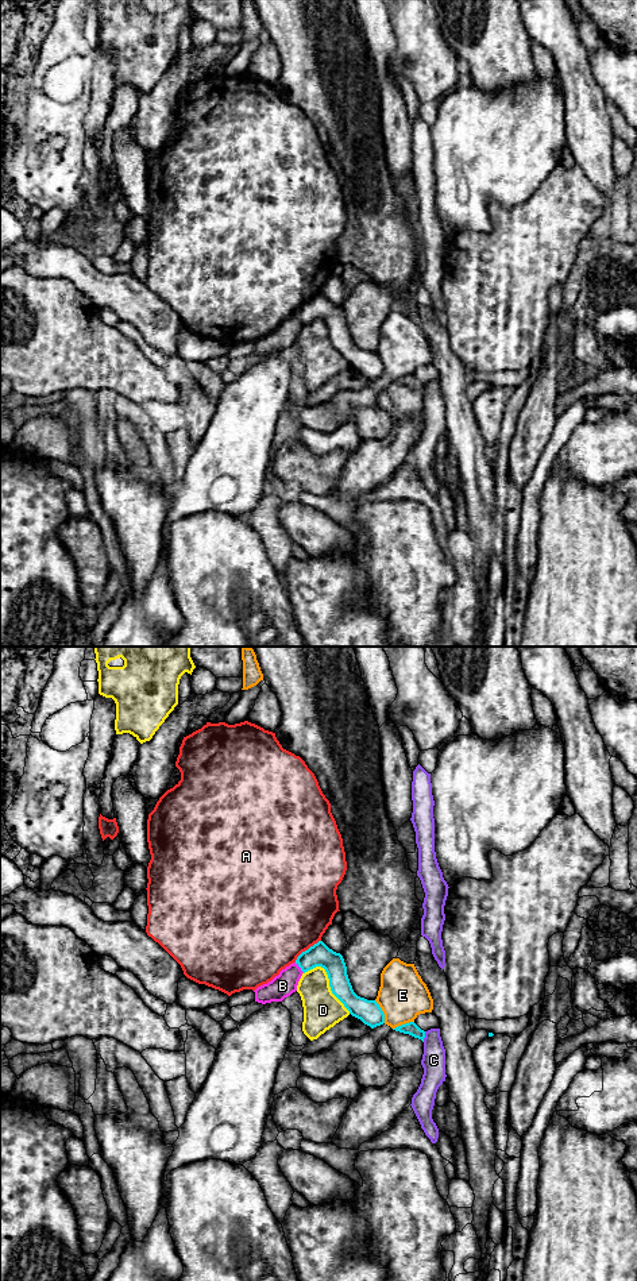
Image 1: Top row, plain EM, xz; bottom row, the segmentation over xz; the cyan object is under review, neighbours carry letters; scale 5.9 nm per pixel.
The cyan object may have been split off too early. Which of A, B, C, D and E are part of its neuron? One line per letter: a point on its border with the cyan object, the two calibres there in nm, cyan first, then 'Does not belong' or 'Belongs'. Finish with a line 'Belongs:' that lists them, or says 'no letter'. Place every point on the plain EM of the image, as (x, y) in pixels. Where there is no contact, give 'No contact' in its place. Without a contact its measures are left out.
A: Touches cyan at xz (308, 301). Thickness 140 nm (cyan) against 480 nm. Does not belong
B: Touches cyan at xz (300, 319). Thickness 140 nm (cyan) against 140 nm. Does not belong
C: Touches cyan at xz (424, 389). Thickness 80 nm (cyan) against 140 nm. Does not belong
D: Touches cyan at xz (329, 334). Thickness 140 nm (cyan) against 220 nm. Does not belong
E: Touches cyan at xz (382, 363). Thickness 140 nm (cyan) against 300 nm. Does not belong
Belongs: no letter

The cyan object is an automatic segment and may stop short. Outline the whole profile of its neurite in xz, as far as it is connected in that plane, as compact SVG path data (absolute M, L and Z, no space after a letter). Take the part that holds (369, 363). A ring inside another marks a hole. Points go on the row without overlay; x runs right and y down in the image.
M318 293L302 304L296 316L305 325L316 319L325 321L332 346L344 356L350 366L371 381L385 375L385 366L375 352L358 348L350 335L347 319L340 305Z

